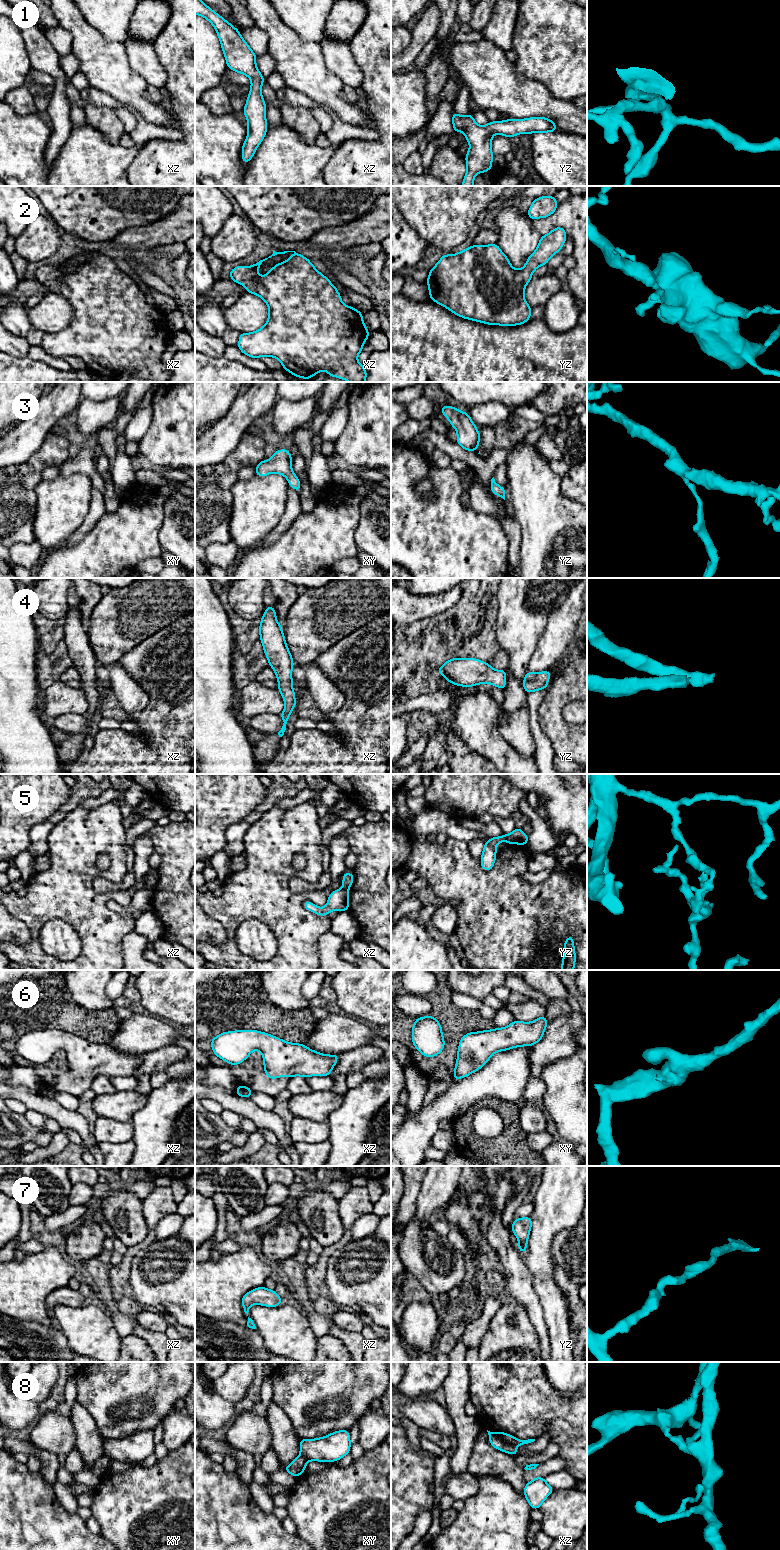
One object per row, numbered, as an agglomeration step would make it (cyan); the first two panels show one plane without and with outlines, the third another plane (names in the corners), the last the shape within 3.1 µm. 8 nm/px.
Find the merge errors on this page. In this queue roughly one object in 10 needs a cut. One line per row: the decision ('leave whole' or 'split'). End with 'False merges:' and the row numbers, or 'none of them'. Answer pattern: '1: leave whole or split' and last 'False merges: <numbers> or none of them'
1: leave whole
2: leave whole
3: leave whole
4: leave whole
5: split
6: leave whole
7: leave whole
8: split
False merges: 5, 8

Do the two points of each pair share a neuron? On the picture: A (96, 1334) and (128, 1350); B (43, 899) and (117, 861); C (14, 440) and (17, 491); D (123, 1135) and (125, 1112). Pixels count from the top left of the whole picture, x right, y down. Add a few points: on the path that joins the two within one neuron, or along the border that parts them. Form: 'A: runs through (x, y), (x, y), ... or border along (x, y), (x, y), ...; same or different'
A: border along (122, 1338), (119, 1351); different
B: runs through (62, 882), (95, 849), (101, 849); same
C: border along (35, 451), (26, 461), (10, 466); different
D: border along (101, 1116), (129, 1121); different

